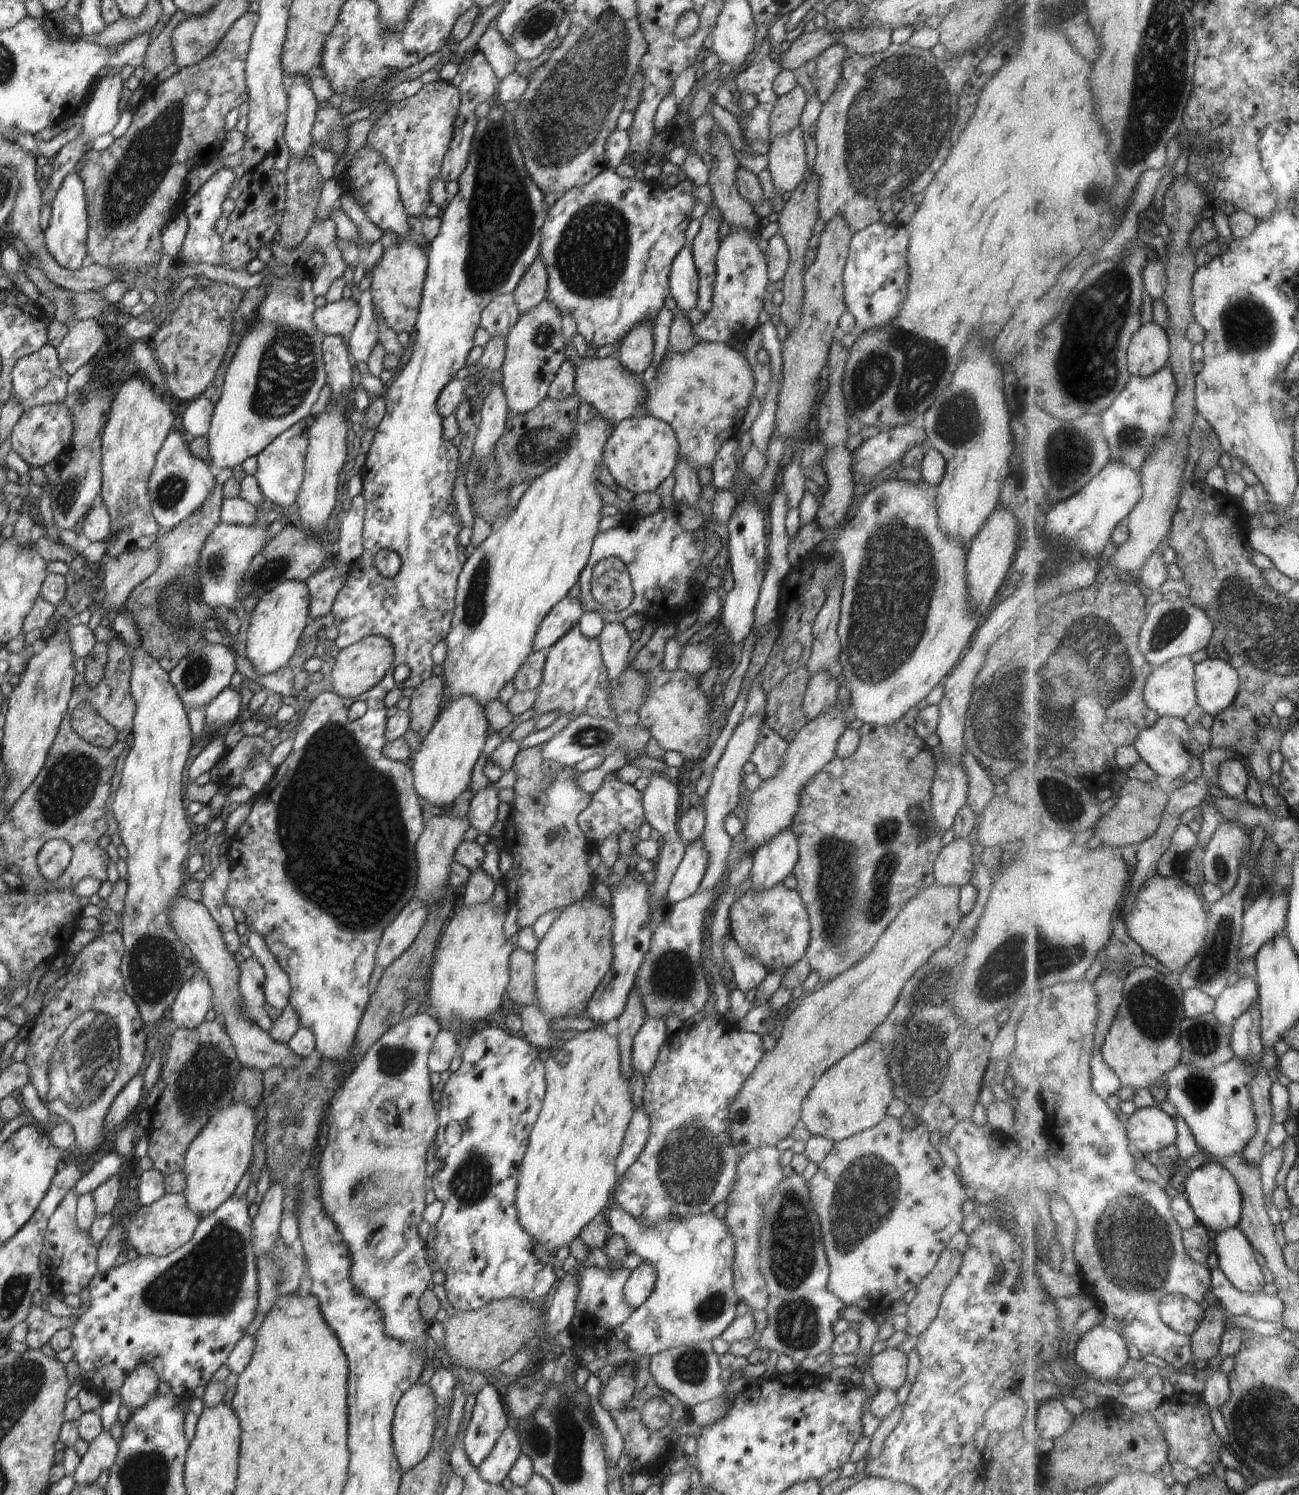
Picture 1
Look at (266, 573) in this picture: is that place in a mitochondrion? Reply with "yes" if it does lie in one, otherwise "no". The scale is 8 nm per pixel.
yes

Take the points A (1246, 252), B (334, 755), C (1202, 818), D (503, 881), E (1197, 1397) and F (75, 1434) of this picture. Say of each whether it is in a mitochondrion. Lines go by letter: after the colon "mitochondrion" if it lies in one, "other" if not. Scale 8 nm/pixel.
A: other
B: mitochondrion
C: other
D: other
E: other
F: other

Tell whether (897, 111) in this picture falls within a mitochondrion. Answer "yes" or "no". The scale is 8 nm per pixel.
yes

